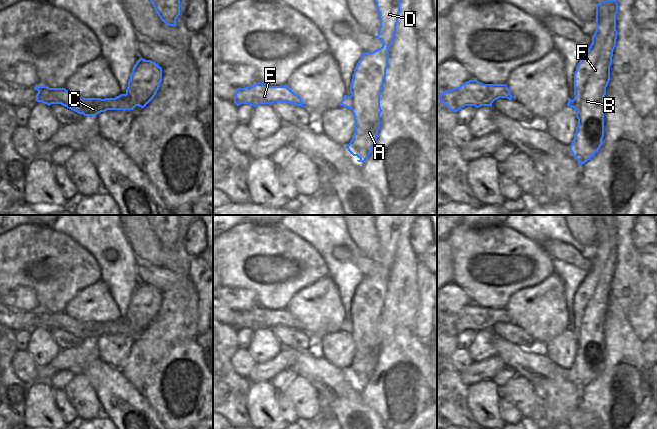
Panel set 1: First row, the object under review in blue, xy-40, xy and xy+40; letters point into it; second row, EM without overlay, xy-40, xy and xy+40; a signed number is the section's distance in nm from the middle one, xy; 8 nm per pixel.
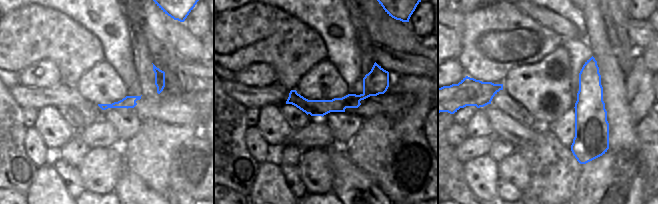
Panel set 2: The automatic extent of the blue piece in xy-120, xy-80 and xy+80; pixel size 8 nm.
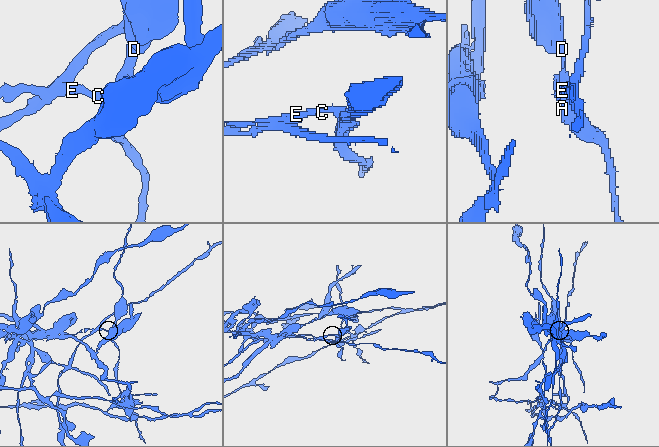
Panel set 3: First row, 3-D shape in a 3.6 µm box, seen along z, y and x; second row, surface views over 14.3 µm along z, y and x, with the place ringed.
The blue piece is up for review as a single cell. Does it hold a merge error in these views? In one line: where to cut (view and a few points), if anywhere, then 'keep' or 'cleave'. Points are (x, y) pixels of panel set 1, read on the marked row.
xy-40 (126, 93), (135, 106) | cleave

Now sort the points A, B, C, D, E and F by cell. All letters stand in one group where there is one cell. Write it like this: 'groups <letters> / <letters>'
groups A B D F / C E

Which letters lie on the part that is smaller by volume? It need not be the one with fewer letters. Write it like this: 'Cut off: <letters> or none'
Cut off: A, B, D, F

